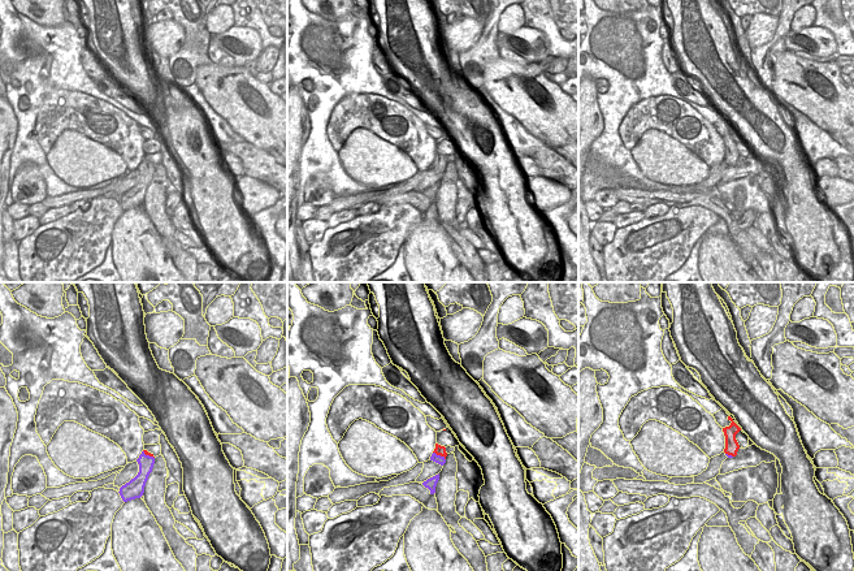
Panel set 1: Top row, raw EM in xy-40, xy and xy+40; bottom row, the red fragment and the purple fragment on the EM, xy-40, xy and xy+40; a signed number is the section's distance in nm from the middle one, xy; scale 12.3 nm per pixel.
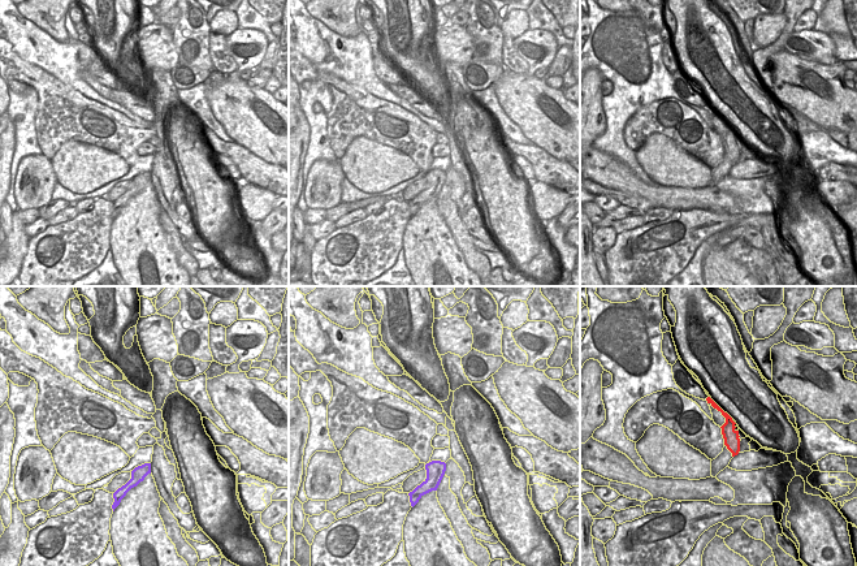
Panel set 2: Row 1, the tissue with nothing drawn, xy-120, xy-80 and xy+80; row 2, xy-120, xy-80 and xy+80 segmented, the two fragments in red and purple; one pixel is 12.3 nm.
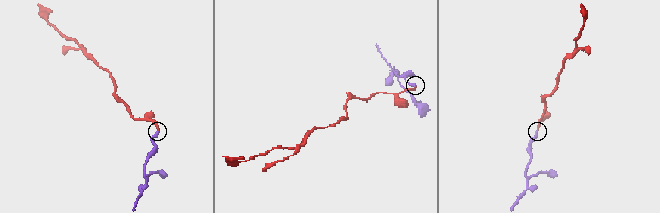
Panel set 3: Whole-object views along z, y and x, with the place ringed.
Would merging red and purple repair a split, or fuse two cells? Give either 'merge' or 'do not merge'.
do not merge

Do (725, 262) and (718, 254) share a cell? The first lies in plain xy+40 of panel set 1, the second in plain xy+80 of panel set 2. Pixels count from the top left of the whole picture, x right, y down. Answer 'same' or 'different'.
same

